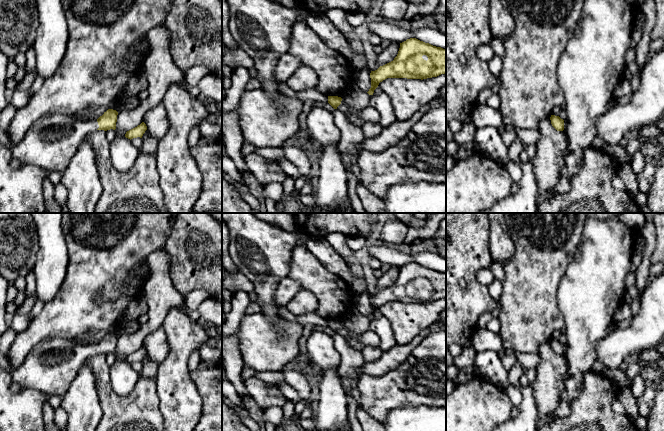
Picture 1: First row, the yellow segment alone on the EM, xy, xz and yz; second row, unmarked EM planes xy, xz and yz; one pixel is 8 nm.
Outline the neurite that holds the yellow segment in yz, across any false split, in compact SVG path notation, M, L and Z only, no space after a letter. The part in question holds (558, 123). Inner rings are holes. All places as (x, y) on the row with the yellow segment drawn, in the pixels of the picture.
M551 115L550 117L552 126L557 131L563 131L564 130L564 120L561 119L559 116Z

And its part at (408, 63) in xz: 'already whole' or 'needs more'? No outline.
already whole

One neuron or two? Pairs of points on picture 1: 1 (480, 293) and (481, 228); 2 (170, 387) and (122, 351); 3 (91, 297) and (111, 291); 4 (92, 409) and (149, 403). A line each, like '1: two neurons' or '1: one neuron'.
1: one neuron
2: two neurons
3: two neurons
4: two neurons

